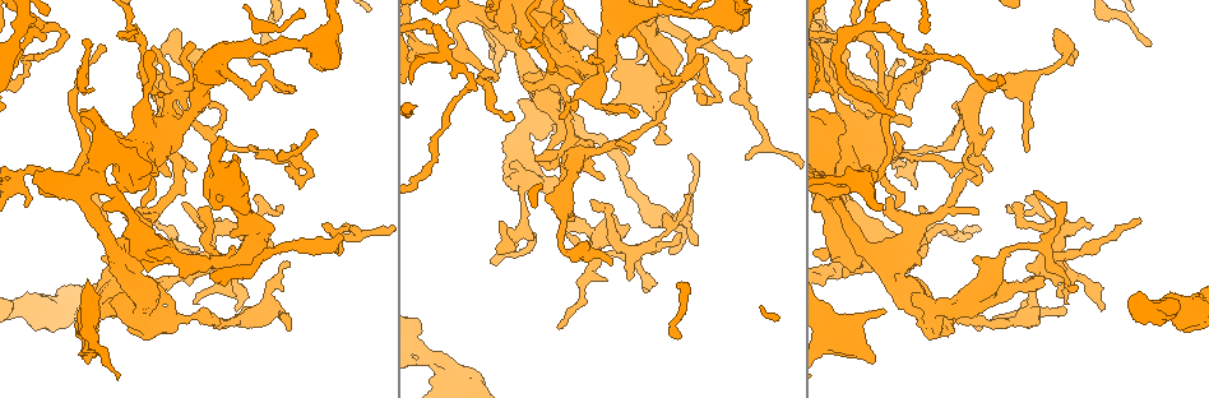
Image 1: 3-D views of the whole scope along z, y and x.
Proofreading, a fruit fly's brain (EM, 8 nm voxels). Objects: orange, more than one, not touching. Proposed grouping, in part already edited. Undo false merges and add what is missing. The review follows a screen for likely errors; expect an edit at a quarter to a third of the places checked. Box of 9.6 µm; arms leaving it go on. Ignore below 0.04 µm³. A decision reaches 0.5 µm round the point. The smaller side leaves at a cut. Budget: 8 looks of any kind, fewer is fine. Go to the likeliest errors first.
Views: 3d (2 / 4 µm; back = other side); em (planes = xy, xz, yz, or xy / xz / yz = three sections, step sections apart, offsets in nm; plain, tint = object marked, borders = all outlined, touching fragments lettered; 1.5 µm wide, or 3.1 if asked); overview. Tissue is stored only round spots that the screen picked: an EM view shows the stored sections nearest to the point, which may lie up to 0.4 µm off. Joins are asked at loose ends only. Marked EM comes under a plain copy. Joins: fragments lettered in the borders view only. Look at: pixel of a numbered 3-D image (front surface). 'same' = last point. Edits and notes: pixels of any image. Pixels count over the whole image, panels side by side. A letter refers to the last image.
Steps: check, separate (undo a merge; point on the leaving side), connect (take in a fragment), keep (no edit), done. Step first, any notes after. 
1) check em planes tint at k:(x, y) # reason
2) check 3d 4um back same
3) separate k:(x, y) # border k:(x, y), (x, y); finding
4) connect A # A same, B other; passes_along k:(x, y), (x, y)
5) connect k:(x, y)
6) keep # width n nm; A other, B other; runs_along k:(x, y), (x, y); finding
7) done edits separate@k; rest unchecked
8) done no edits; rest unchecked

check em xz step 8 tint at 1:(1025, 150) # branch stops here

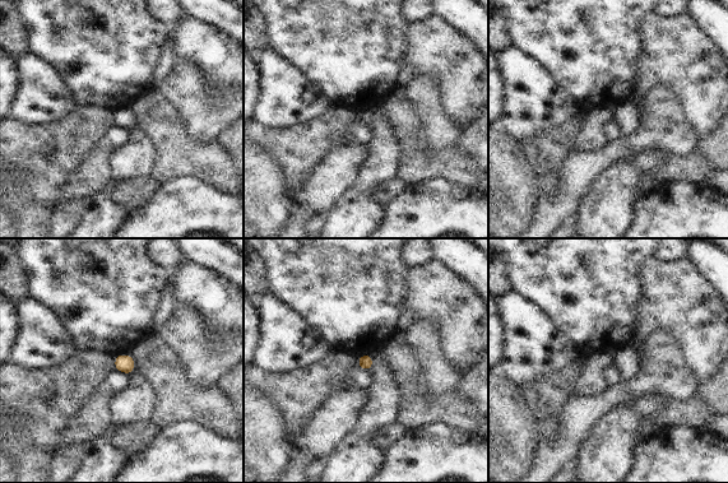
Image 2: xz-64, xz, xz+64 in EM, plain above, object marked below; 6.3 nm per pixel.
check em xy step 4 borders same # another direction

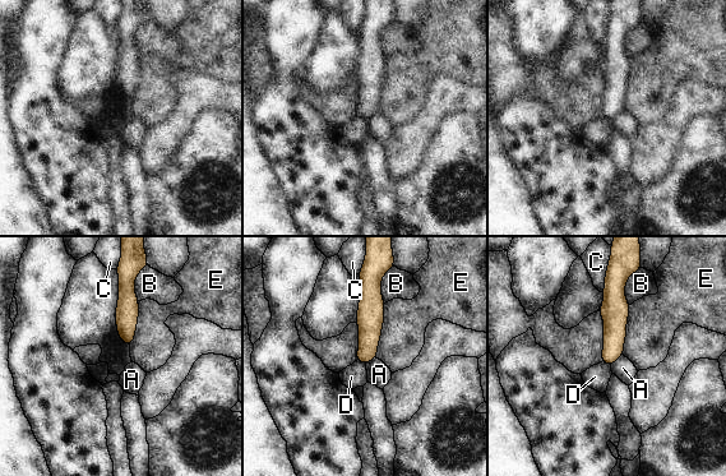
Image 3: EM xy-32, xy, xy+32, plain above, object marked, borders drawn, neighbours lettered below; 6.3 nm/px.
keep # width 100 nm; A other, B other, C other, D other, E other; border 3:(356, 360), (365, 366); none of them fits

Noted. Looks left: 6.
check em xy step 4 tint at 1:(628, 279) # branch stops here

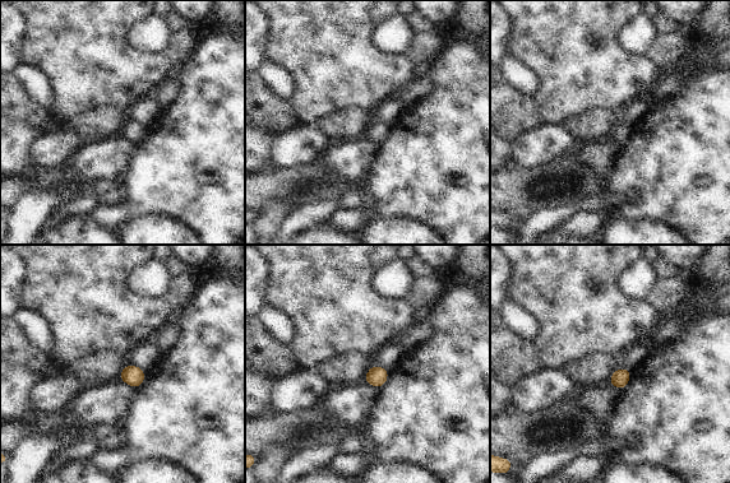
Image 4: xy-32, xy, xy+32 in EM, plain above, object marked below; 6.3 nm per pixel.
check em xz step 4 borders same

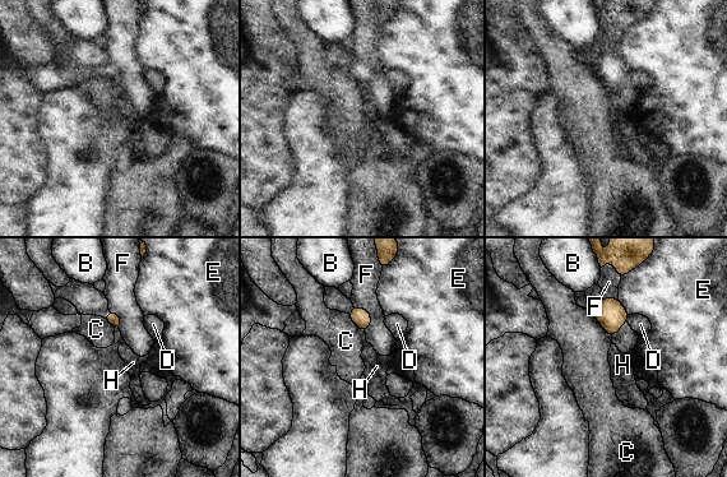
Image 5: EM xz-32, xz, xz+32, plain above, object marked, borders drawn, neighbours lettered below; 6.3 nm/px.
keep # B other, C other, D other, E other, F other, H other; border 5:(592, 311), (592, 315), (611, 338); no lettered fragment goes on from it

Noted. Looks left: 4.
check 3d 4um at 1:(293, 90) # an open end

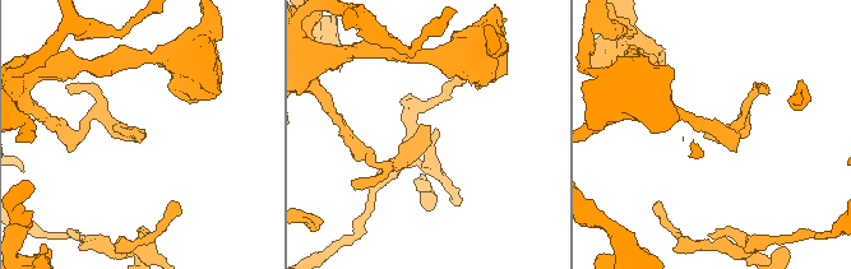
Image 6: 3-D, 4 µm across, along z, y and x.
check em xz step 8 borders at 6:(142, 138) # shape alone is not enough

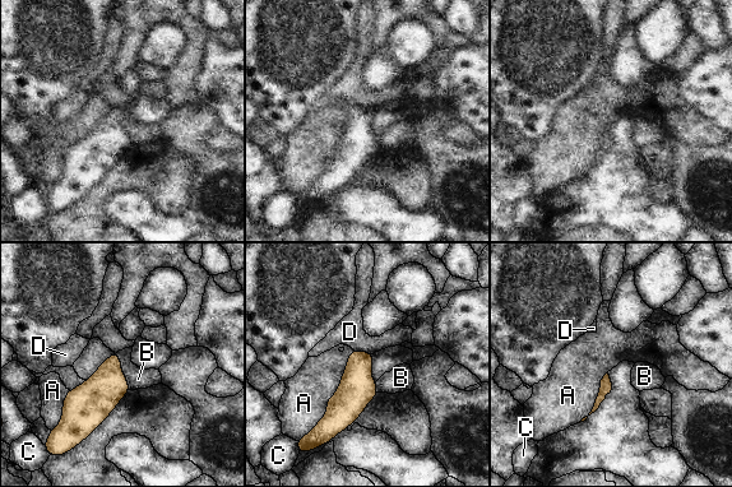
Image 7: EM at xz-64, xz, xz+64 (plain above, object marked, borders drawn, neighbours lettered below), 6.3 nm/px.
keep # A other, B other, C other, D other; runs_along 7:(369, 355), (350, 402), (318, 436); no lettered fragment goes on from it

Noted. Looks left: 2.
done no edits; rest unchecked

